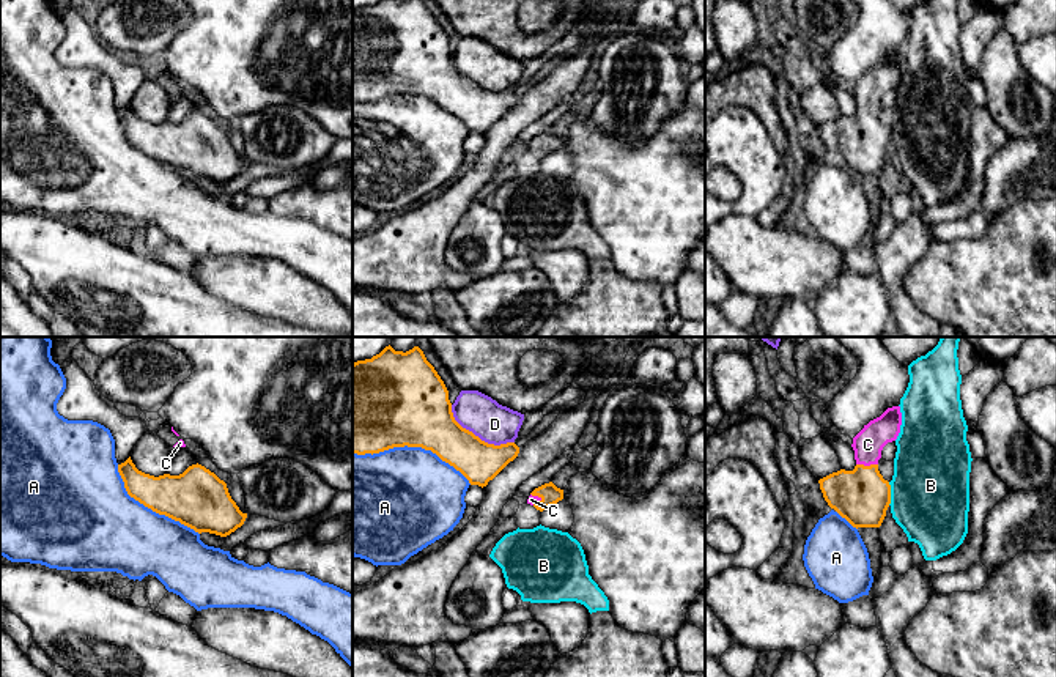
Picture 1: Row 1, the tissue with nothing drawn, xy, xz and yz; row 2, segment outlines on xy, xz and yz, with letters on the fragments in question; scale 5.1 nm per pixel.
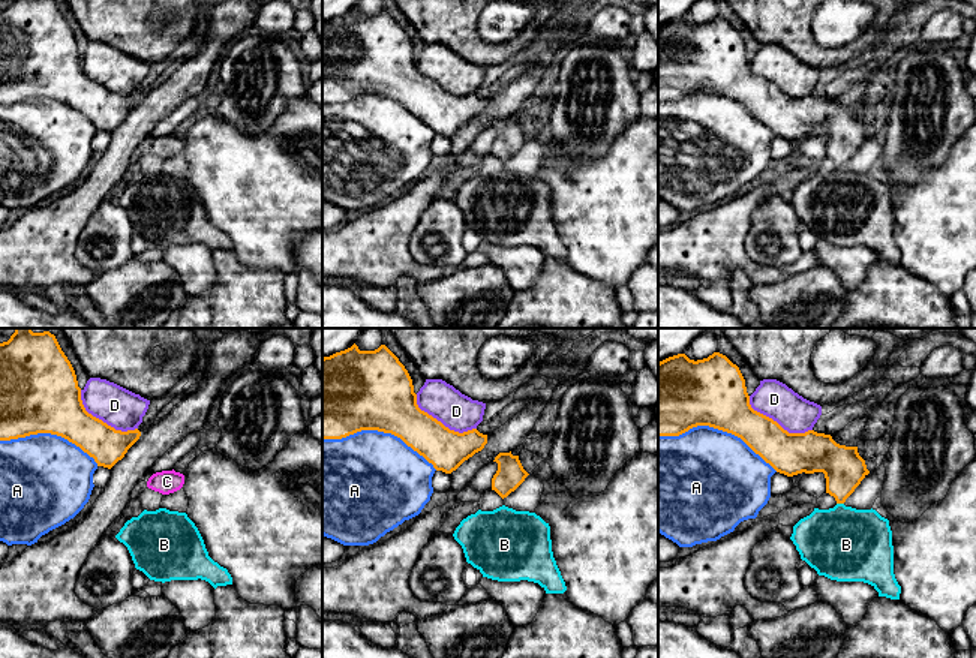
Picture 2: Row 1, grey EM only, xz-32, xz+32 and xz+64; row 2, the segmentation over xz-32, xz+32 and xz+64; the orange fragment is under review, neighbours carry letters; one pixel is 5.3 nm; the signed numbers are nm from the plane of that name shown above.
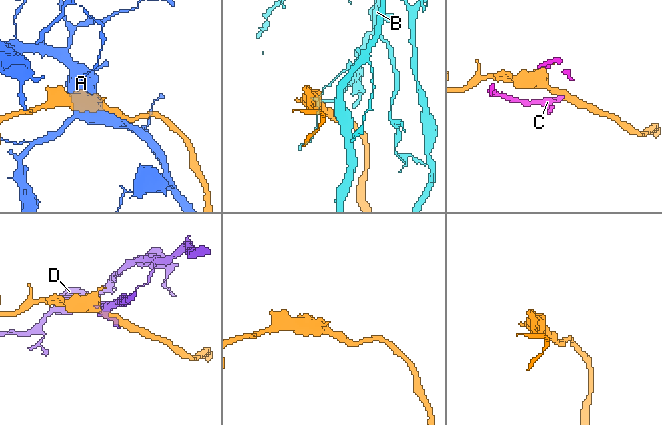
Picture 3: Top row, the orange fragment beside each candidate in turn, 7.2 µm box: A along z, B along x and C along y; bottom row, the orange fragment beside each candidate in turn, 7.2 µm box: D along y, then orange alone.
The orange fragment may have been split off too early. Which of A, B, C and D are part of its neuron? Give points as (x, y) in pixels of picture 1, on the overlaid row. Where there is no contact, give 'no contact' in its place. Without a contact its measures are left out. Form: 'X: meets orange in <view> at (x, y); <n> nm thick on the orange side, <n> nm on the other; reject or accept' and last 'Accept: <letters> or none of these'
A: meets orange in xz at (413, 446); 480 nm thick on the orange side, 500 nm on the other; reject
B: meets orange in yz at (889, 493); 280 nm thick on the orange side, 400 nm on the other; reject
C: meets orange in yz at (867, 466); 280 nm thick on the orange side, 160 nm on the other; accept
D: meets orange in xz at (477, 436); 260 nm thick on the orange side, 200 nm on the other; reject
Accept: C

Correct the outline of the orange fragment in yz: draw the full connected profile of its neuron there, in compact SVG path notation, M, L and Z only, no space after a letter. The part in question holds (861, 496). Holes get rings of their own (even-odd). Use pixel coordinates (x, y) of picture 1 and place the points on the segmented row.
M900 406L888 408L853 438L856 466L818 480L825 501L853 527L880 527L891 504L891 485L878 471L881 450L897 439Z

